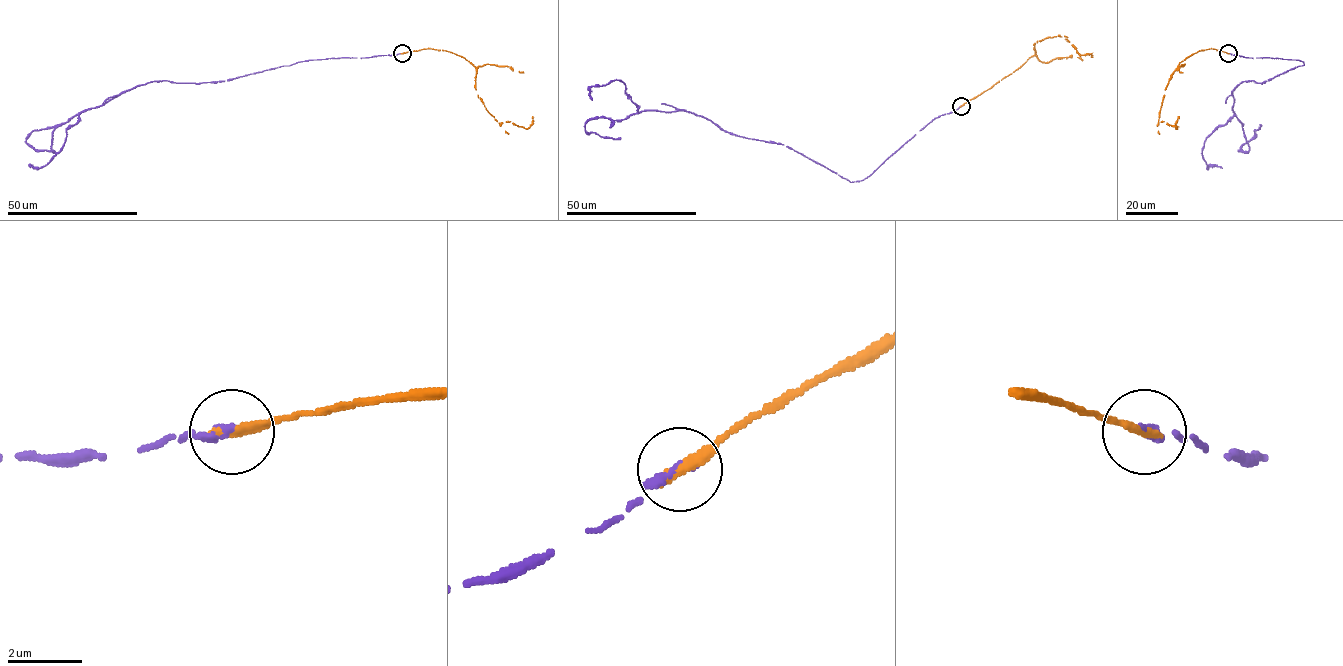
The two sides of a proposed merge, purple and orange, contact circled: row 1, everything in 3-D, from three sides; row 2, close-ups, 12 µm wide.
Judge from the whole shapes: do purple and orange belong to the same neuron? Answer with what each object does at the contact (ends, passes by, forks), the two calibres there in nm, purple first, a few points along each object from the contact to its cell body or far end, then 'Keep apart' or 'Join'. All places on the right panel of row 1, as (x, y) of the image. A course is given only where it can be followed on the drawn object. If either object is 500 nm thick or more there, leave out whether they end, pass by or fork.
At the ring purple ends. At the ring orange ends. Thickness 240 nm (purple) against 320 nm. Course of purple: (1228, 53), (1303, 62), (1262, 83), (1243, 81), (1232, 90), (1232, 110), (1249, 147), (1240, 150), (1259, 124). Course of orange: (1228, 53), (1209, 48), (1179, 63), (1167, 86), (1158, 123), (1176, 128), (1179, 116). Join

